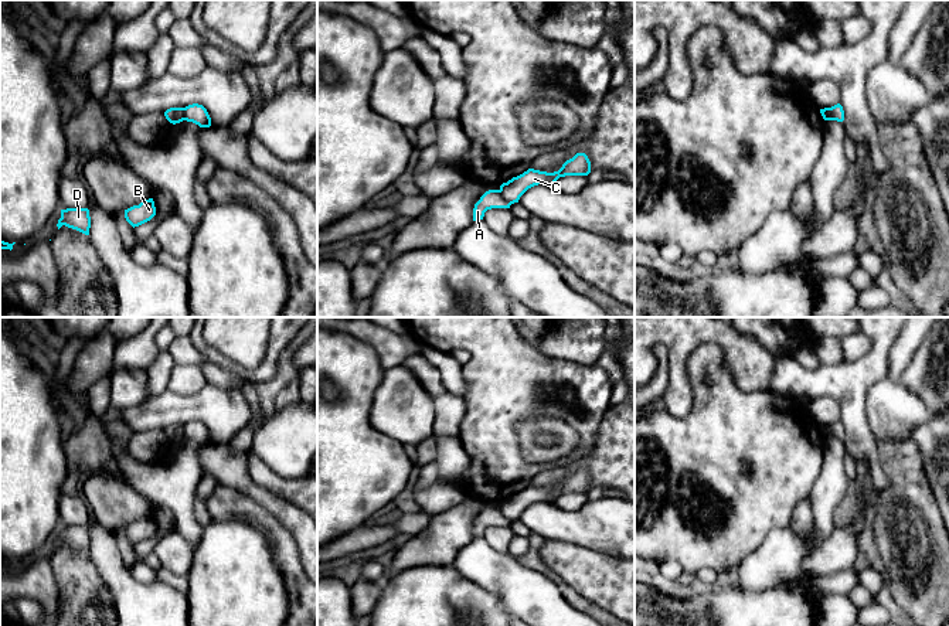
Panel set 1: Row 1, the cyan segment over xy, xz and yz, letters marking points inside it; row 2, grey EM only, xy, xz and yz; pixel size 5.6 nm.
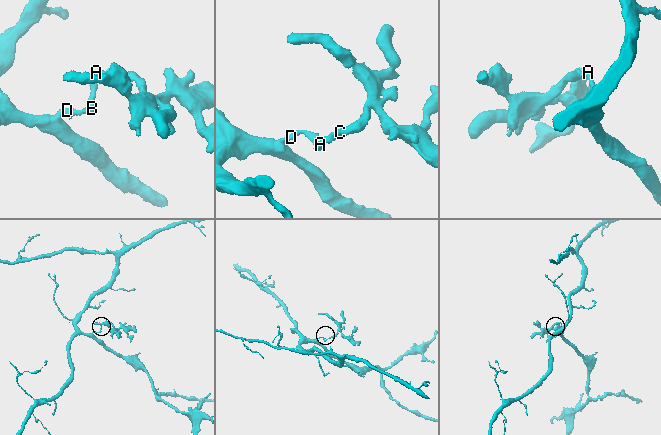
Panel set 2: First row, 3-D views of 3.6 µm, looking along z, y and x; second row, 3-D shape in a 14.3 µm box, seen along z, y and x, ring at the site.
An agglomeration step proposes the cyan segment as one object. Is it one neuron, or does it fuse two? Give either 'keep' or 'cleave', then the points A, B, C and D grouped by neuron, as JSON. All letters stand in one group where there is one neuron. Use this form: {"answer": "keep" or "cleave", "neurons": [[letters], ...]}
{"answer": "cleave", "neurons": [["A", "B", "D"], ["C"]]}

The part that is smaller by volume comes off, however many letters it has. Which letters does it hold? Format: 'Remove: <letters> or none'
Remove: C

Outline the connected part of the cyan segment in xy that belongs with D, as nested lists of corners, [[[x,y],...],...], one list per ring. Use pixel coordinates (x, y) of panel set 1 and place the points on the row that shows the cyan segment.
[[[67,208],[61,210],[61,218],[58,220],[58,229],[65,225],[76,229],[85,235],[89,235],[91,217],[88,208]]]

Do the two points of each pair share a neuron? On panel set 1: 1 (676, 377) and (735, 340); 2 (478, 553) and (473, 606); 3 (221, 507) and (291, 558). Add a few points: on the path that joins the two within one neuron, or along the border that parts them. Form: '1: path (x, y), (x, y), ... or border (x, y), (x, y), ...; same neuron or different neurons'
1: path (679, 357), (697, 336), (715, 336); same neuron
2: border (452, 565), (465, 577), (489, 589), (502, 602); different neurons
3: path (241, 507), (255, 514), (279, 538); same neuron

